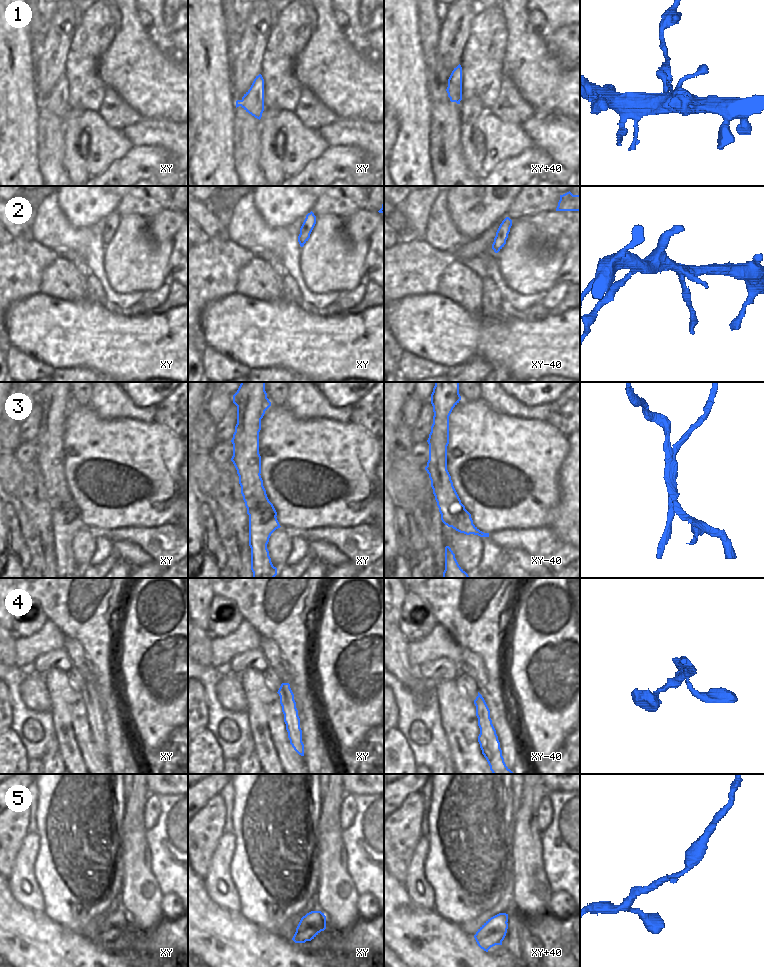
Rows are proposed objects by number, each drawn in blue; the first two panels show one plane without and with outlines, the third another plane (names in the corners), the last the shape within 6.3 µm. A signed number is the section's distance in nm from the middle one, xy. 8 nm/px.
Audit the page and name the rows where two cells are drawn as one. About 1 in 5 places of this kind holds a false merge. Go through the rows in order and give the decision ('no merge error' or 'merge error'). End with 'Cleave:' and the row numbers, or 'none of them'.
1: merge error
2: no merge error
3: merge error
4: no merge error
5: no merge error
Cleave: 1, 3

